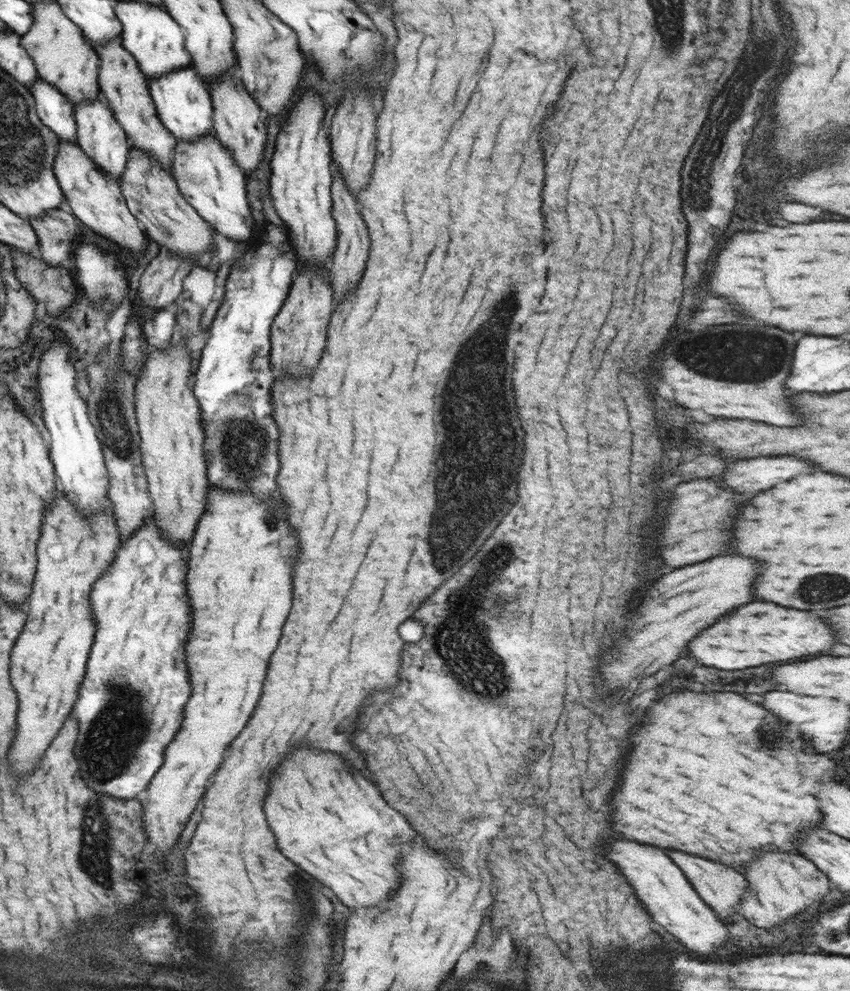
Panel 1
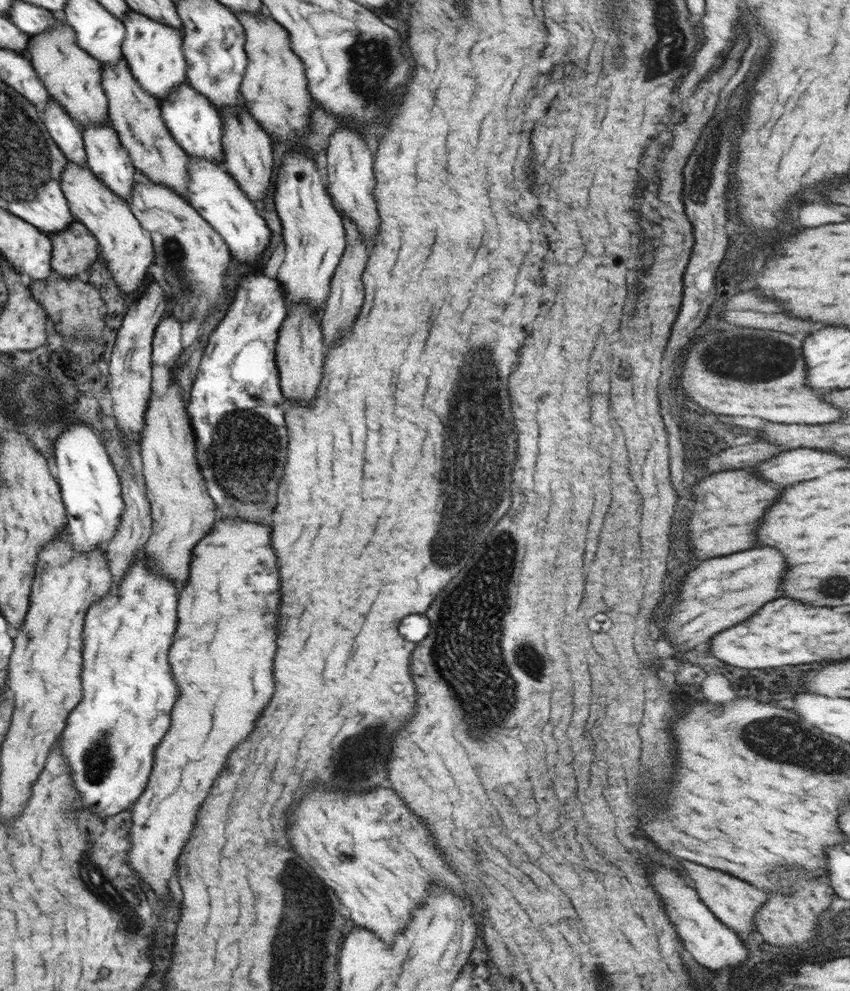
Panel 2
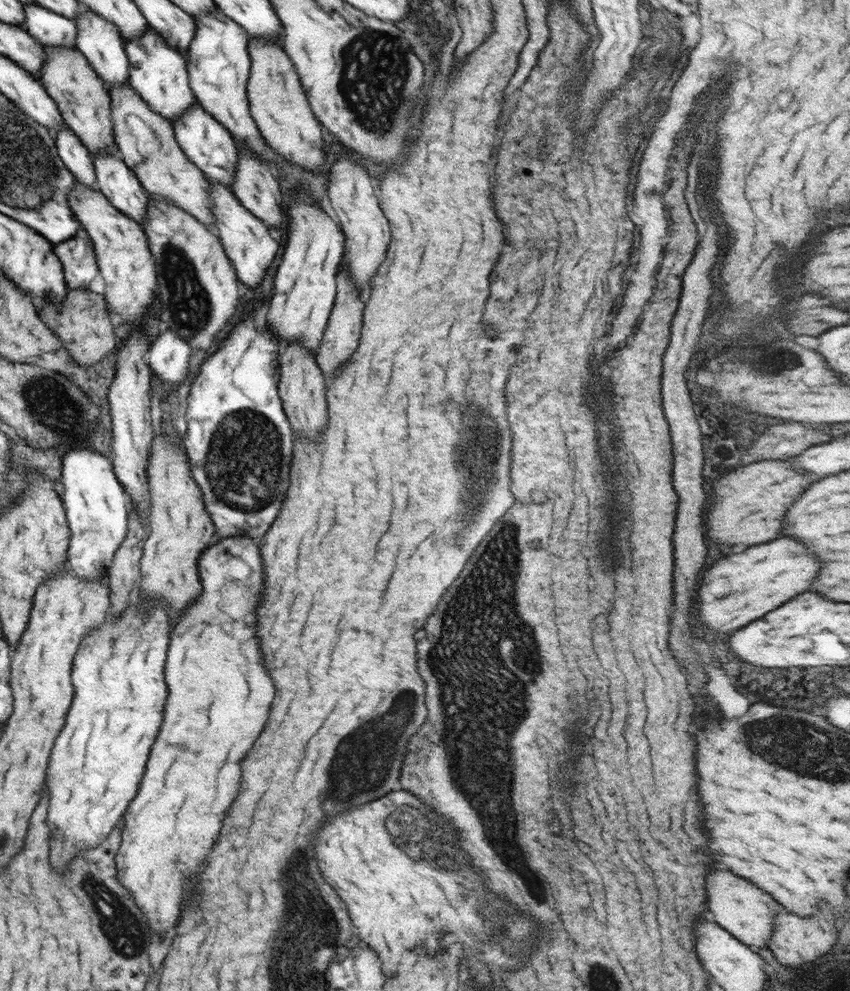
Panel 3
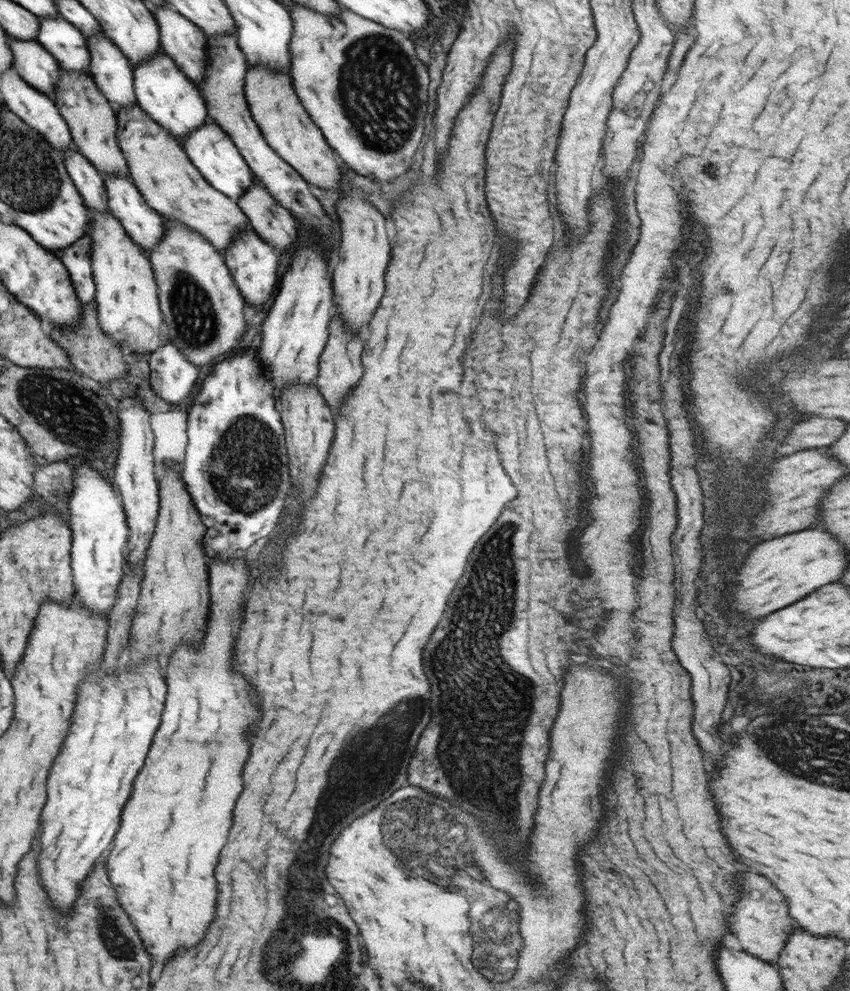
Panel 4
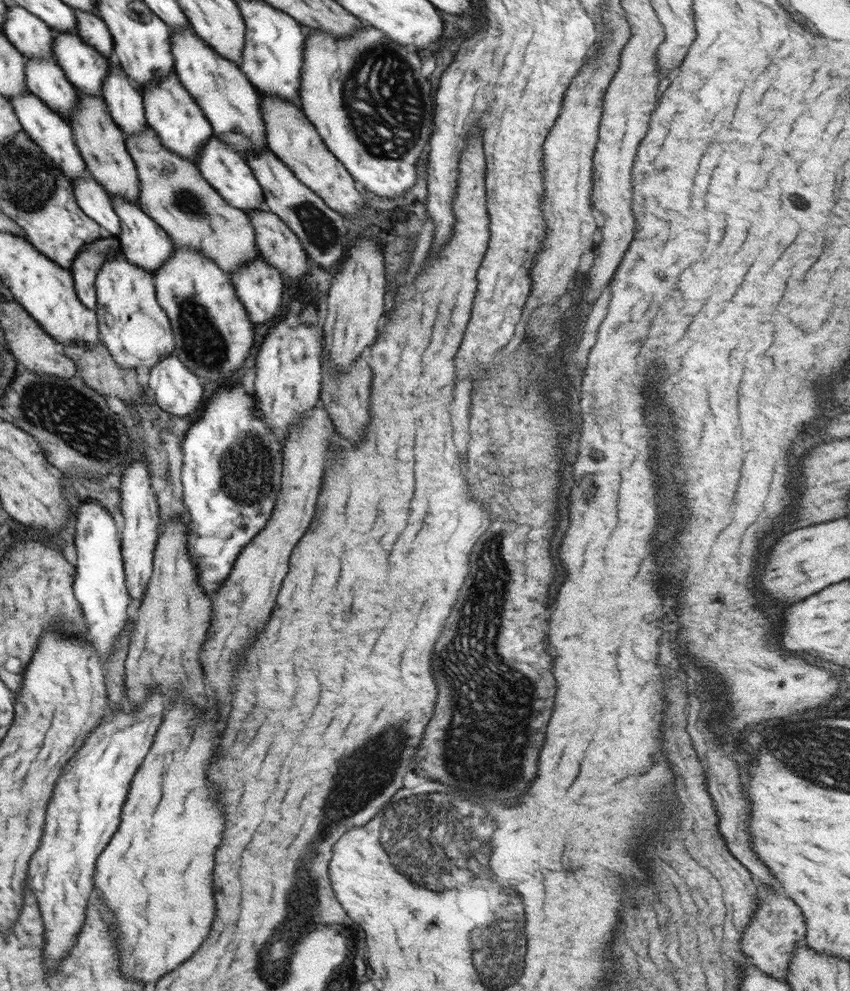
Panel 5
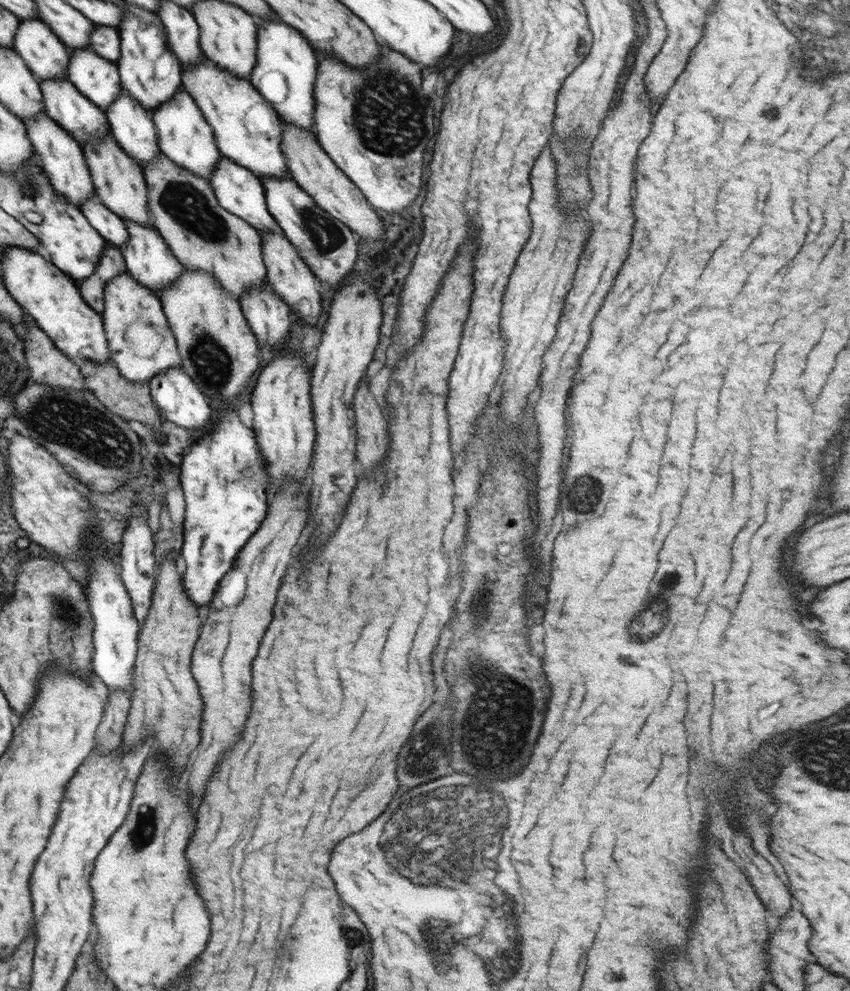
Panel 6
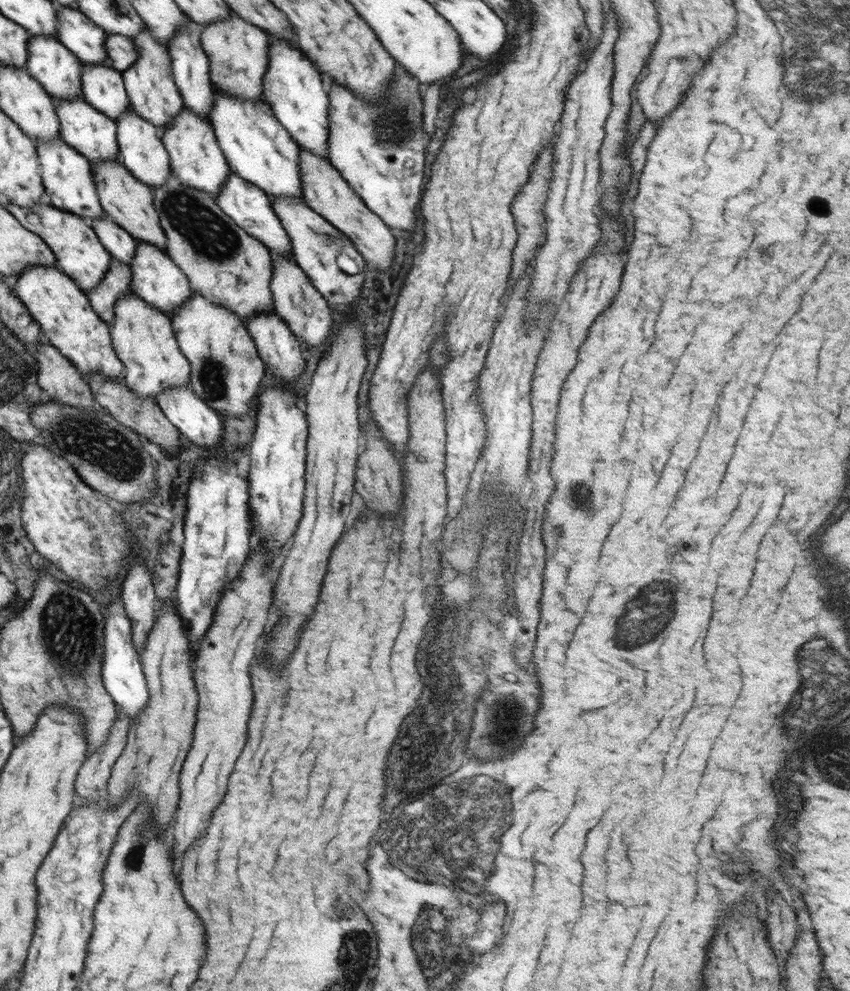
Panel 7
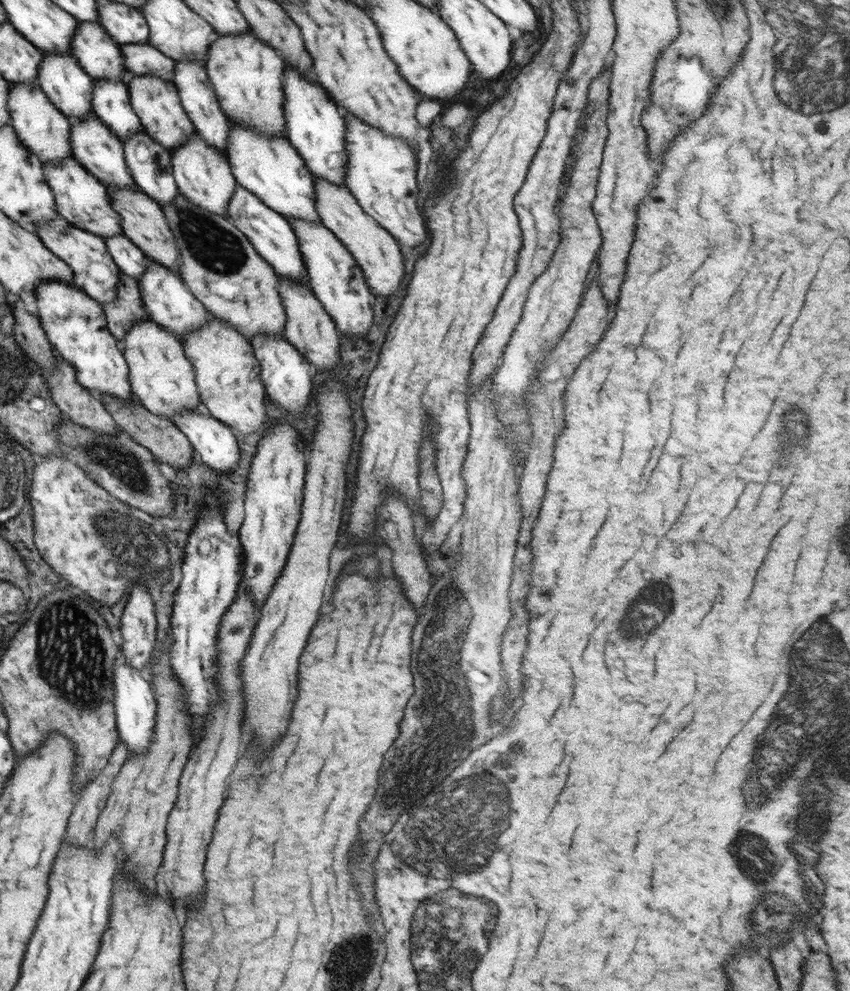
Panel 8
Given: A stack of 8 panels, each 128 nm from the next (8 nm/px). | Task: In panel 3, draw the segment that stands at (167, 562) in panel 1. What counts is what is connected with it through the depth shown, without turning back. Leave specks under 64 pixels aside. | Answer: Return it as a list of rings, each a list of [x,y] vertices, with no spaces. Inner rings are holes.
[[[137,591],[130,596],[123,614],[118,614],[118,618],[114,615],[112,622],[104,622],[100,634],[88,638],[88,646],[84,646],[84,654],[76,662],[76,706],[72,706],[72,714],[67,714],[68,726],[64,726],[64,734],[59,734],[52,766],[48,766],[48,826],[52,826],[52,868],[56,872],[78,858],[78,852],[102,845],[138,793],[169,693],[164,682],[164,662],[170,642],[168,621],[166,602],[142,602]]]

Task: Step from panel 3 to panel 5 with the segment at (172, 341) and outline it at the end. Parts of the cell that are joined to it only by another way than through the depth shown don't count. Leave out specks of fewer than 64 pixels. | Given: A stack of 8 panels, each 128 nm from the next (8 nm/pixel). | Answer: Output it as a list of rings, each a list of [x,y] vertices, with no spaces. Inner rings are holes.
[[[176,356],[167,357],[152,368],[148,387],[154,403],[179,418],[188,418],[204,406],[200,379]]]

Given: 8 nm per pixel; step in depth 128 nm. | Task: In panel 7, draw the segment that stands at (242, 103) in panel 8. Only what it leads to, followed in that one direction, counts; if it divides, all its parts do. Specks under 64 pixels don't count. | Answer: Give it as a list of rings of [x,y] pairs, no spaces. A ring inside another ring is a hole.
[[[232,14],[226,21],[216,22],[202,27],[201,47],[209,60],[209,76],[213,86],[224,94],[265,102],[262,92],[262,80],[268,70],[268,40],[270,36],[260,27],[245,22],[241,17]]]

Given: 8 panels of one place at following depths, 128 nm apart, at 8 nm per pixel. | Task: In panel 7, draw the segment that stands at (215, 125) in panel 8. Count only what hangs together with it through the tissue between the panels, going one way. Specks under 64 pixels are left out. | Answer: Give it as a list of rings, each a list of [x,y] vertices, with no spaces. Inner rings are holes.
[[[189,20],[184,27],[178,28],[178,32],[174,34],[168,48],[176,86],[184,100],[183,106],[190,108],[194,114],[198,114],[200,118],[204,118],[206,122],[210,123],[210,112],[212,112],[212,104],[214,104],[214,86],[209,76],[208,56],[201,47],[201,31],[201,26]]]

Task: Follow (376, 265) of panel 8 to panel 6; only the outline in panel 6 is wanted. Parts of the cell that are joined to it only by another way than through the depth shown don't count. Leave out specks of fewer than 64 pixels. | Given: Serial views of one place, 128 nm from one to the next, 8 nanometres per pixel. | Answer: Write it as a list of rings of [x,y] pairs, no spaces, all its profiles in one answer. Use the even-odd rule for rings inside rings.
[[[280,118],[282,125],[282,150],[287,159],[288,169],[292,179],[298,184],[314,202],[318,208],[322,208],[326,213],[332,214],[334,218],[338,218],[352,230],[356,232],[363,242],[374,242],[380,240],[384,234],[384,226],[380,220],[381,214],[375,210],[366,200],[366,197],[360,188],[336,166],[326,154],[325,150],[317,141],[317,136],[313,136],[312,132],[292,126],[286,120]]]

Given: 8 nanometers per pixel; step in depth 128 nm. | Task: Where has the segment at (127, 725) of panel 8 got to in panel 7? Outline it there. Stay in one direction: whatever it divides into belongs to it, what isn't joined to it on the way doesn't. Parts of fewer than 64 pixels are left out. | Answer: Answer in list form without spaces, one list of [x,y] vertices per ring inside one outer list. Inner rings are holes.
[[[120,597],[111,598],[104,615],[104,657],[103,657],[103,682],[107,687],[107,693],[114,699],[118,708],[128,718],[136,718],[144,712],[148,705],[148,684],[146,674],[140,664],[139,652],[135,648],[135,640],[132,639],[132,622],[124,610],[124,602]]]

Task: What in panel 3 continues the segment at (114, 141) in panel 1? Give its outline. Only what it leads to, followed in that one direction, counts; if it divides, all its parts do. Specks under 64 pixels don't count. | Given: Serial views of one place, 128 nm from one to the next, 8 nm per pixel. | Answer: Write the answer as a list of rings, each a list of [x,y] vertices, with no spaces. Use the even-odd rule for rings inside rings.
[[[97,153],[92,156],[97,188],[128,218],[146,226],[150,194],[136,178],[135,171],[122,159]]]

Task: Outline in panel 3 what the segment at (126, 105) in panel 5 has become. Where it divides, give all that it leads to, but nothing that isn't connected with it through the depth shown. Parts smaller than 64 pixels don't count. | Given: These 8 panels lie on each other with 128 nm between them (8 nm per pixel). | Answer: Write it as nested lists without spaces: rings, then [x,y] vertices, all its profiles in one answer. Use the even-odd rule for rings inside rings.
[[[83,8],[83,10],[74,20],[77,25],[77,49],[91,63],[96,74],[104,80],[106,86],[122,86],[124,82],[129,82],[130,62],[128,62],[126,44],[123,42],[123,35],[120,34],[120,30],[94,12],[86,8]]]

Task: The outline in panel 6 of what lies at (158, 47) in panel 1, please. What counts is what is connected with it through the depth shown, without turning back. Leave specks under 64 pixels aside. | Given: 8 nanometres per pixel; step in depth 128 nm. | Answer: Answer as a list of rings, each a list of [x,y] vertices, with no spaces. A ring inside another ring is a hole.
[[[178,90],[175,98],[160,104],[150,112],[155,121],[156,130],[159,133],[159,146],[172,163],[178,164],[180,168],[209,180],[212,172],[219,166],[223,154],[220,152],[215,133],[210,123],[204,118],[198,102],[186,90]]]

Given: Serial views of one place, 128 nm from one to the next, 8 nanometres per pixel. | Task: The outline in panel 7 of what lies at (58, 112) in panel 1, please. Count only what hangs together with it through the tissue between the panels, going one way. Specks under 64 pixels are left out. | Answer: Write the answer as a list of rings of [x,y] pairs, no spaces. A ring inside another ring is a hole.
[[[108,216],[96,218],[90,226],[111,256],[130,267],[130,260],[134,258],[134,252],[136,252],[135,238],[124,228],[120,228],[116,222],[112,222]]]

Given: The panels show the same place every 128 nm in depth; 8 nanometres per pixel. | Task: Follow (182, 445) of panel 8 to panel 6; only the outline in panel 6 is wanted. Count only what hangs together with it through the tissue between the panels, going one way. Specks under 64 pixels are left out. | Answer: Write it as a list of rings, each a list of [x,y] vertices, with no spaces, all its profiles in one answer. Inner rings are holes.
[[[112,360],[107,364],[84,363],[81,365],[81,374],[85,377],[85,387],[91,394],[95,395],[104,406],[108,407],[113,414],[124,418],[124,421],[137,421],[143,425],[152,427],[162,426],[163,420],[159,409],[154,408],[155,402],[151,398],[148,383],[130,383],[119,374],[119,369]]]

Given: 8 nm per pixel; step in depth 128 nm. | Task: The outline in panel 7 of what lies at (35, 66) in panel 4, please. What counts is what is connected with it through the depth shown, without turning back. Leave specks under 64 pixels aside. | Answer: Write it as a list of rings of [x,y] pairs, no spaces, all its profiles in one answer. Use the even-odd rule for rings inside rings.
[[[84,98],[74,100],[58,100],[56,115],[60,119],[60,134],[66,144],[75,147],[92,165],[101,161],[120,159],[120,149],[116,136],[116,123],[106,114],[98,112]]]

